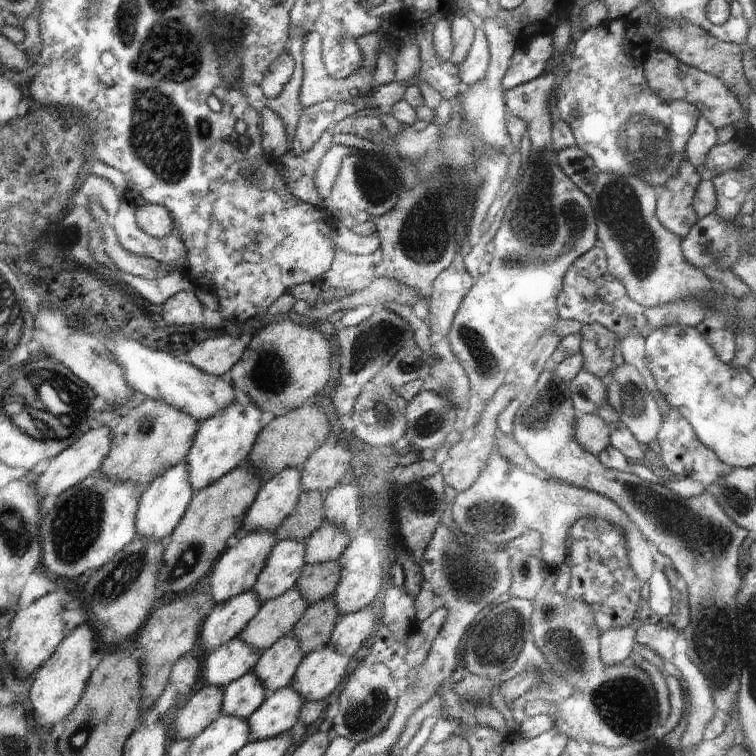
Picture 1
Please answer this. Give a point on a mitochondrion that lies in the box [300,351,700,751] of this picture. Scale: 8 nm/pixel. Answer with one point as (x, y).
(625, 702)

